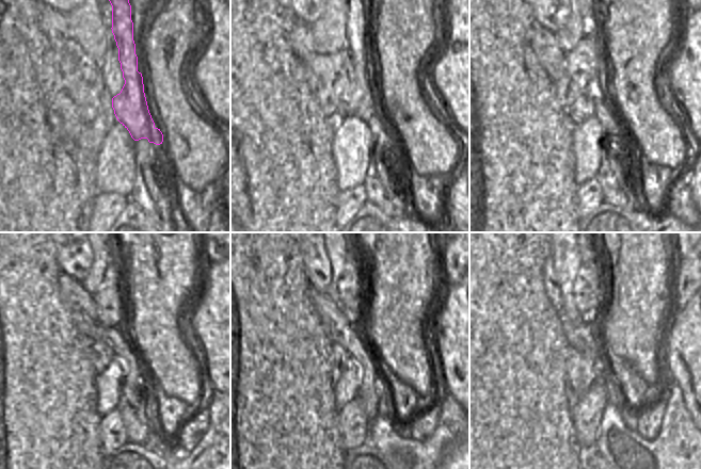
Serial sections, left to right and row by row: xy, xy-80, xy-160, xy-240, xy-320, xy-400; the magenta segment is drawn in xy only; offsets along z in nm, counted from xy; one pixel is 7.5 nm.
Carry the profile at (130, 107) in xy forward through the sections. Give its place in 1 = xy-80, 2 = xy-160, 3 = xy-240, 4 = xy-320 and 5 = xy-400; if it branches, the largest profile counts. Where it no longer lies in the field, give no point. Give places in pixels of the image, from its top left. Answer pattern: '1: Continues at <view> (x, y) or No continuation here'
1: Continues at xy-80 (356, 25)
2: Continues at xy-160 (592, 15)
3: No continuation here
4: No continuation here
5: No continuation here

